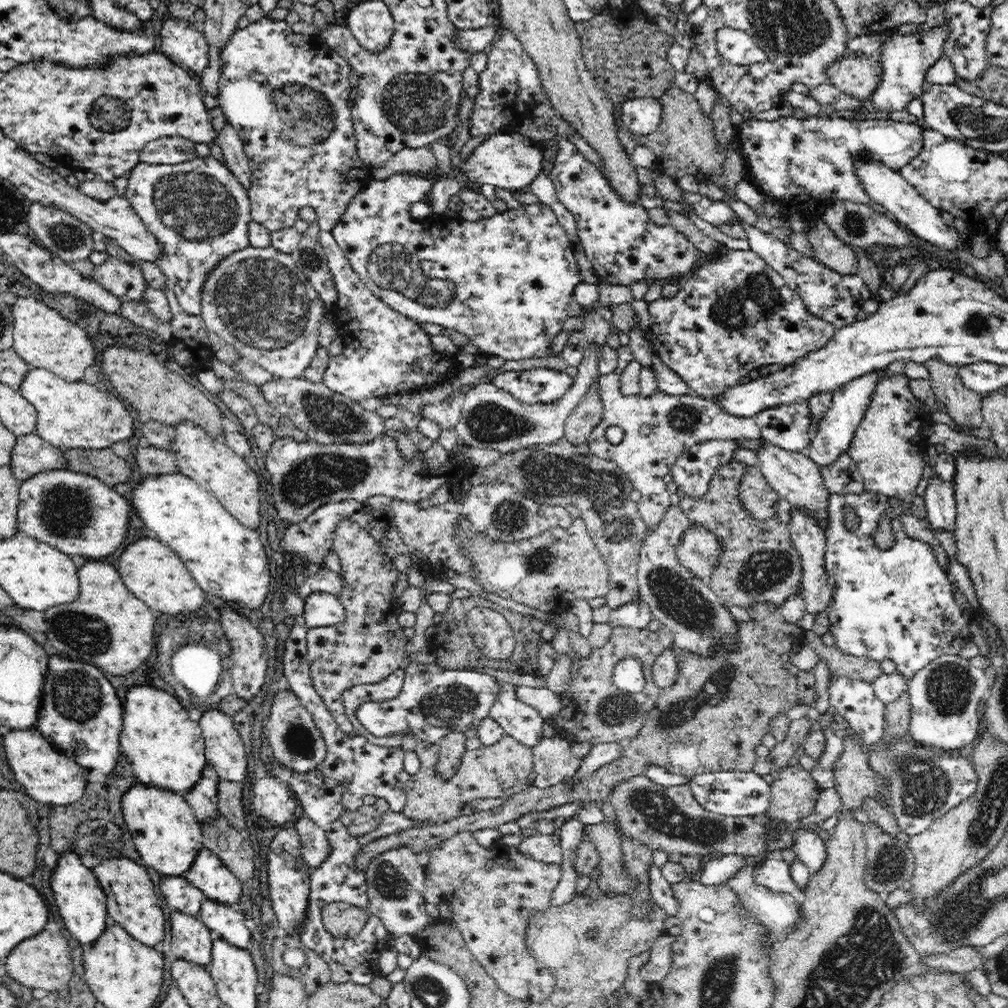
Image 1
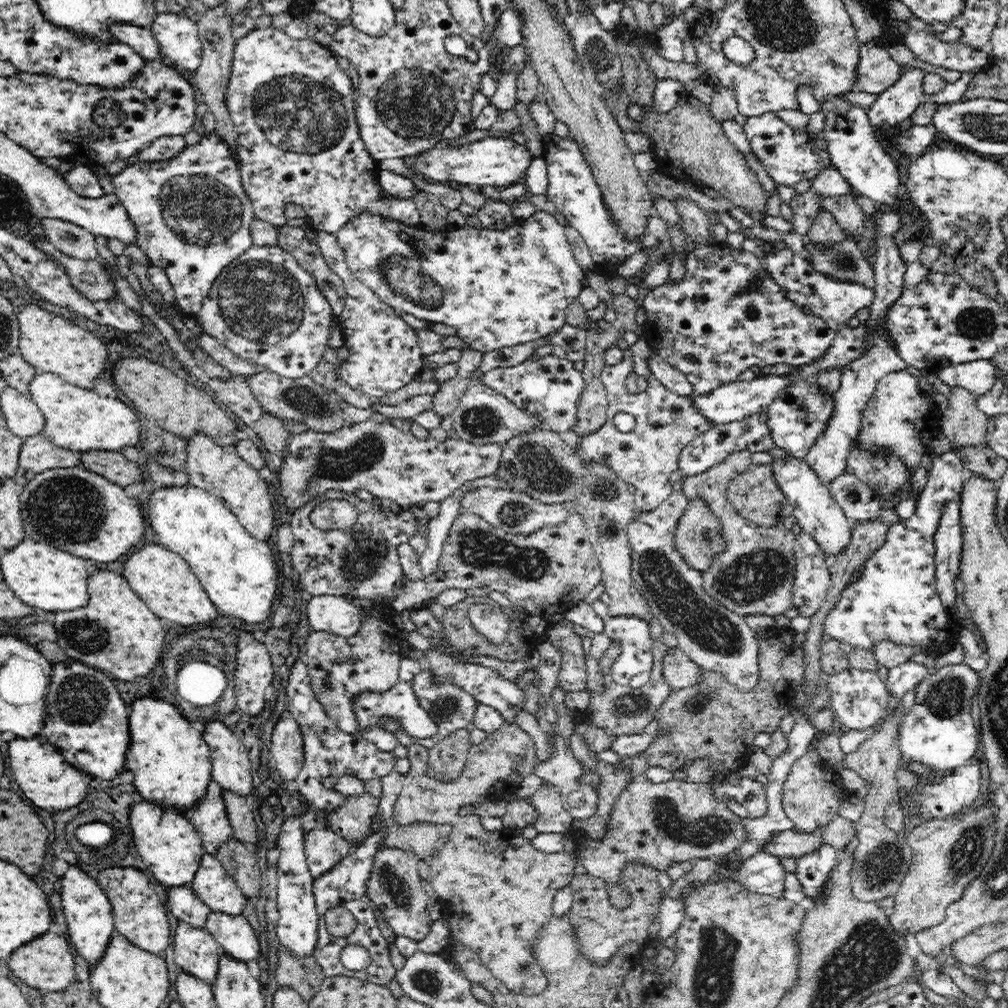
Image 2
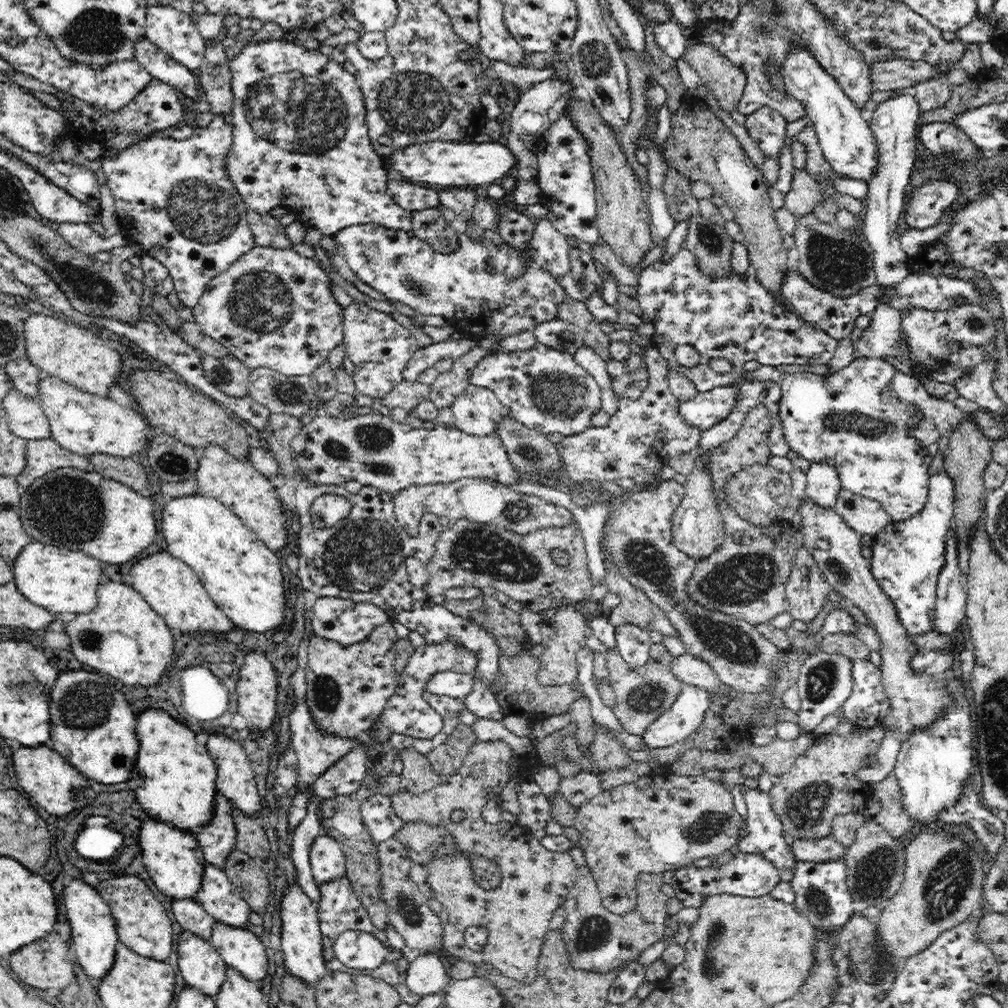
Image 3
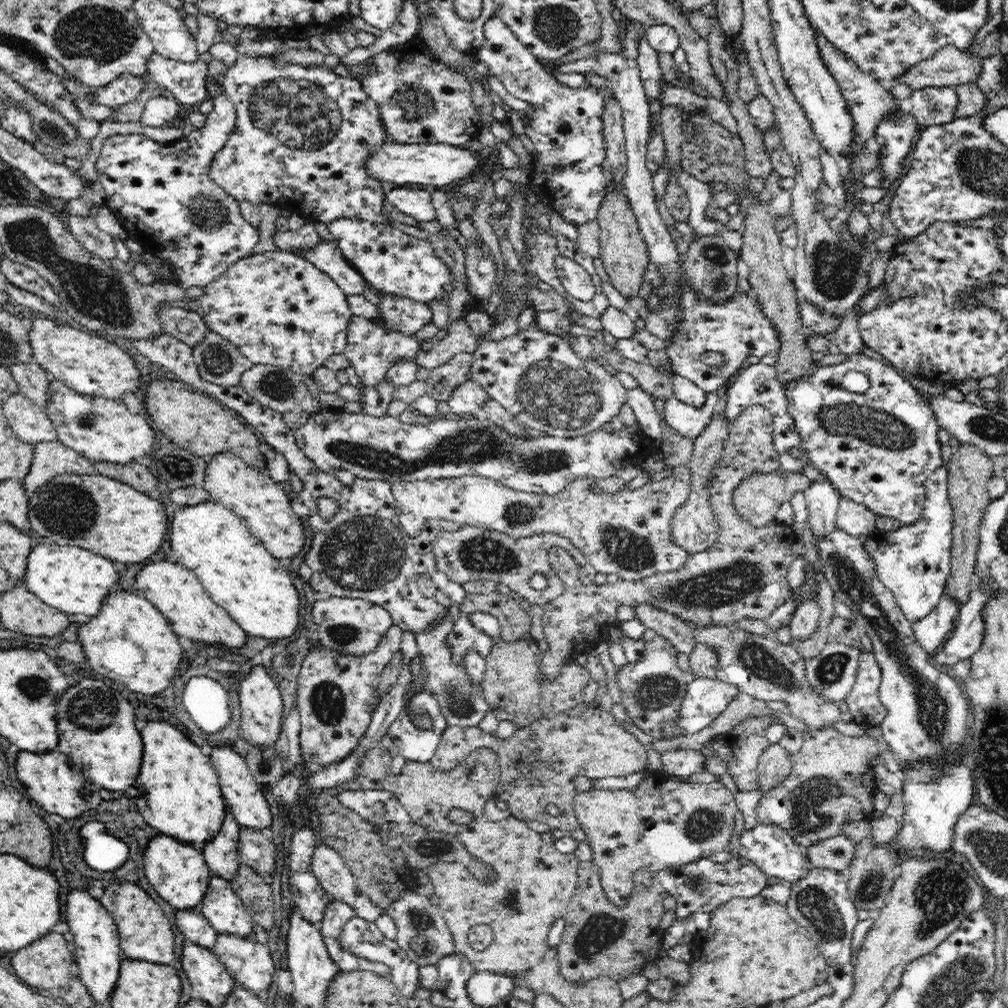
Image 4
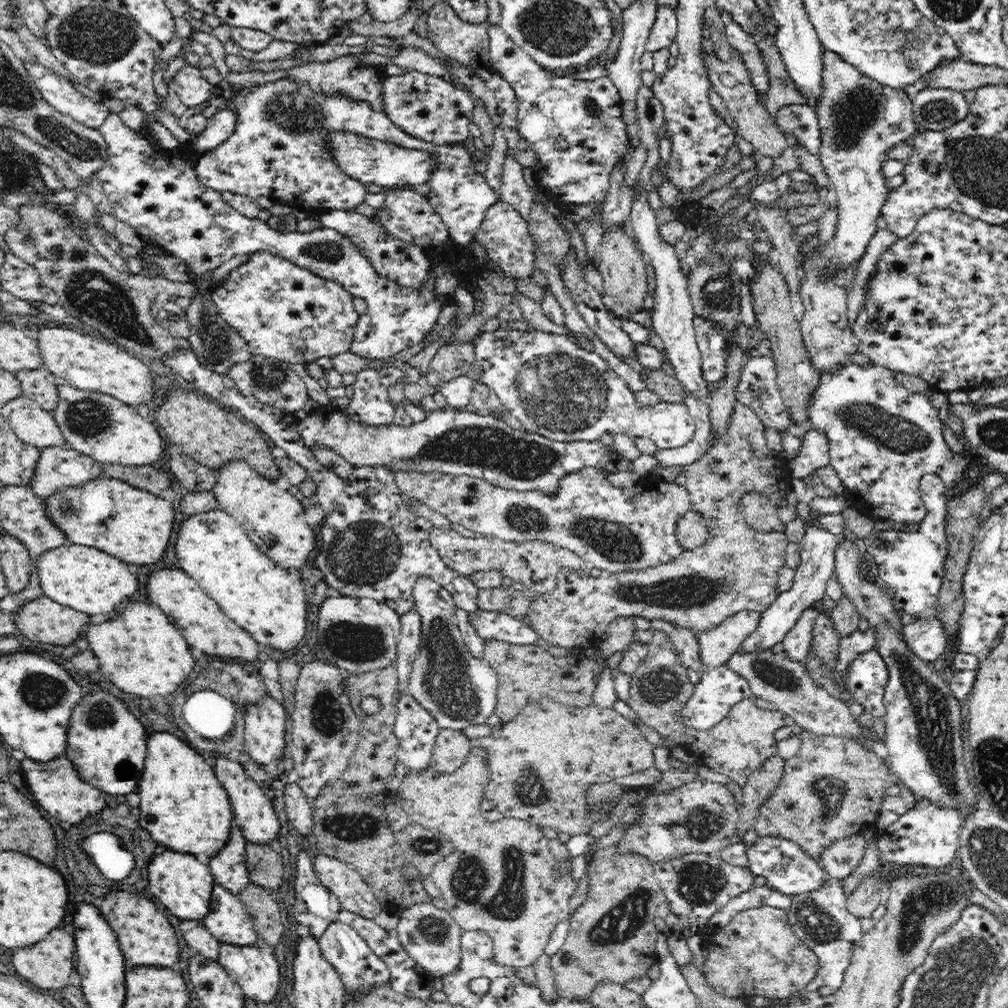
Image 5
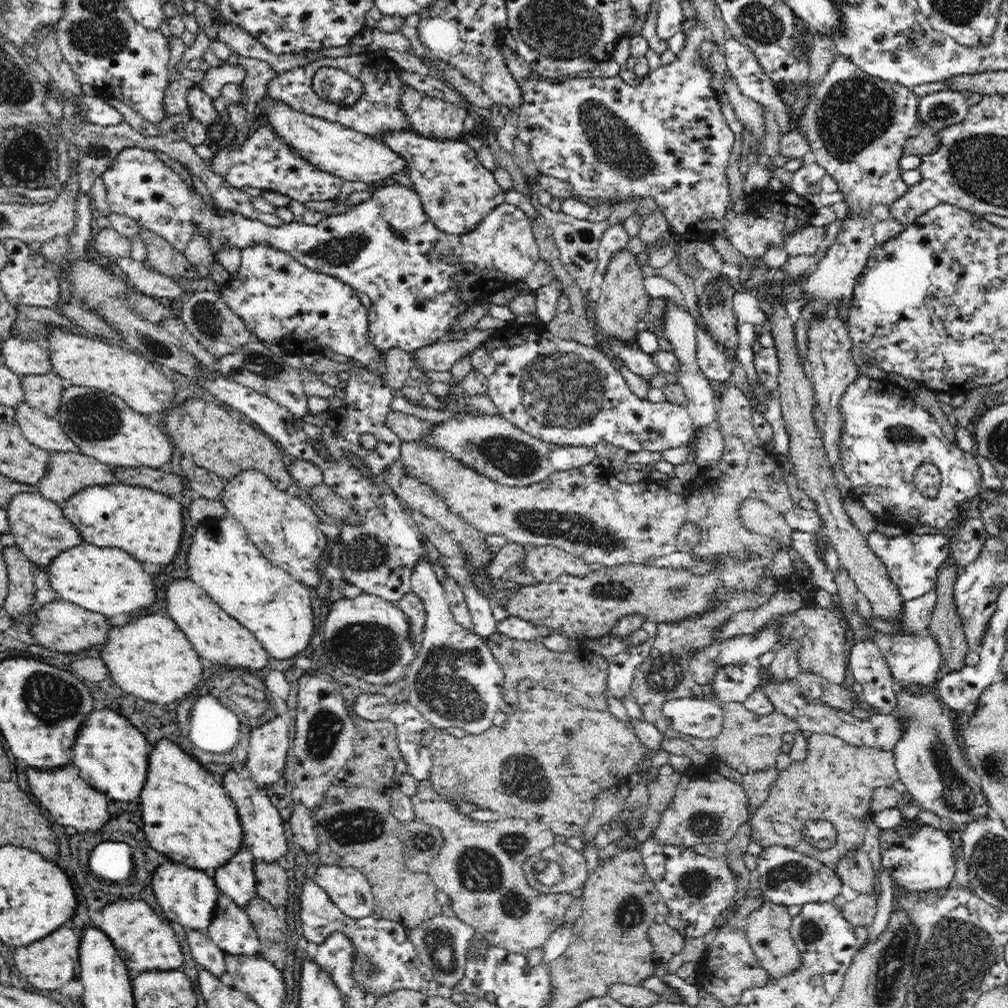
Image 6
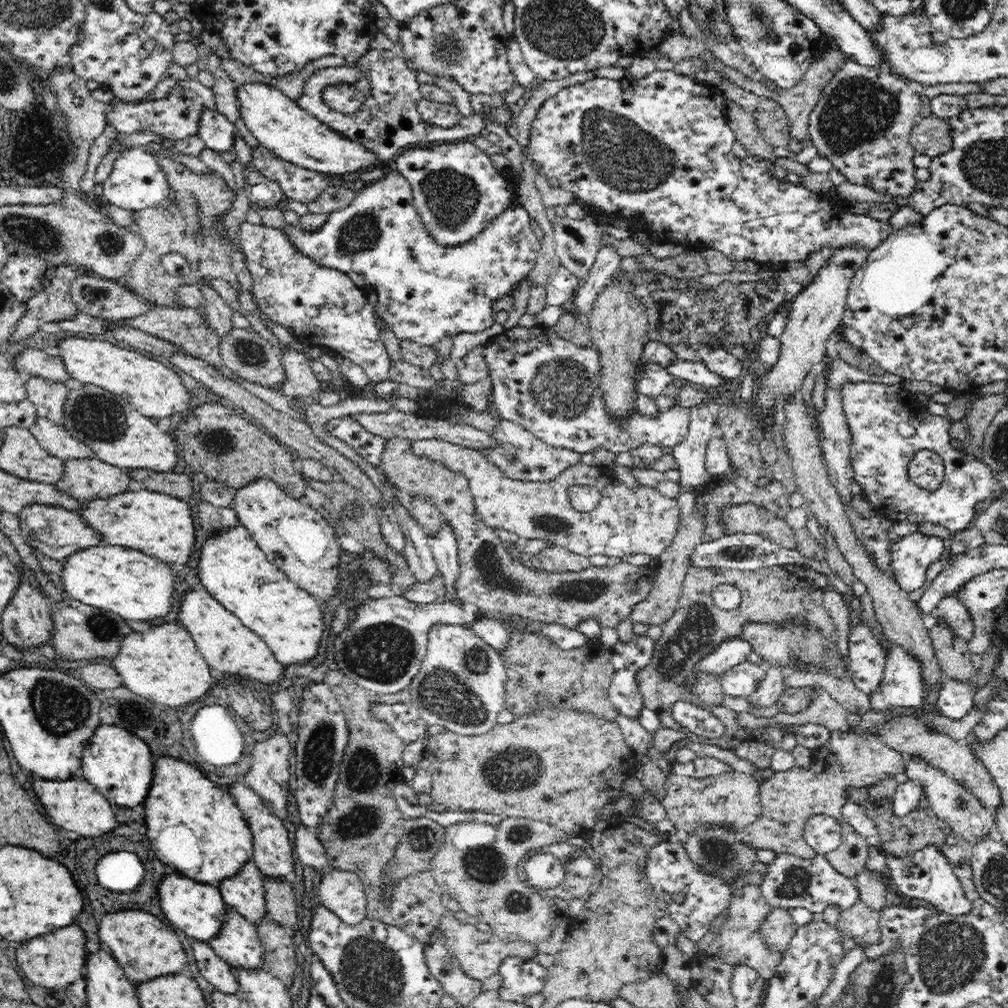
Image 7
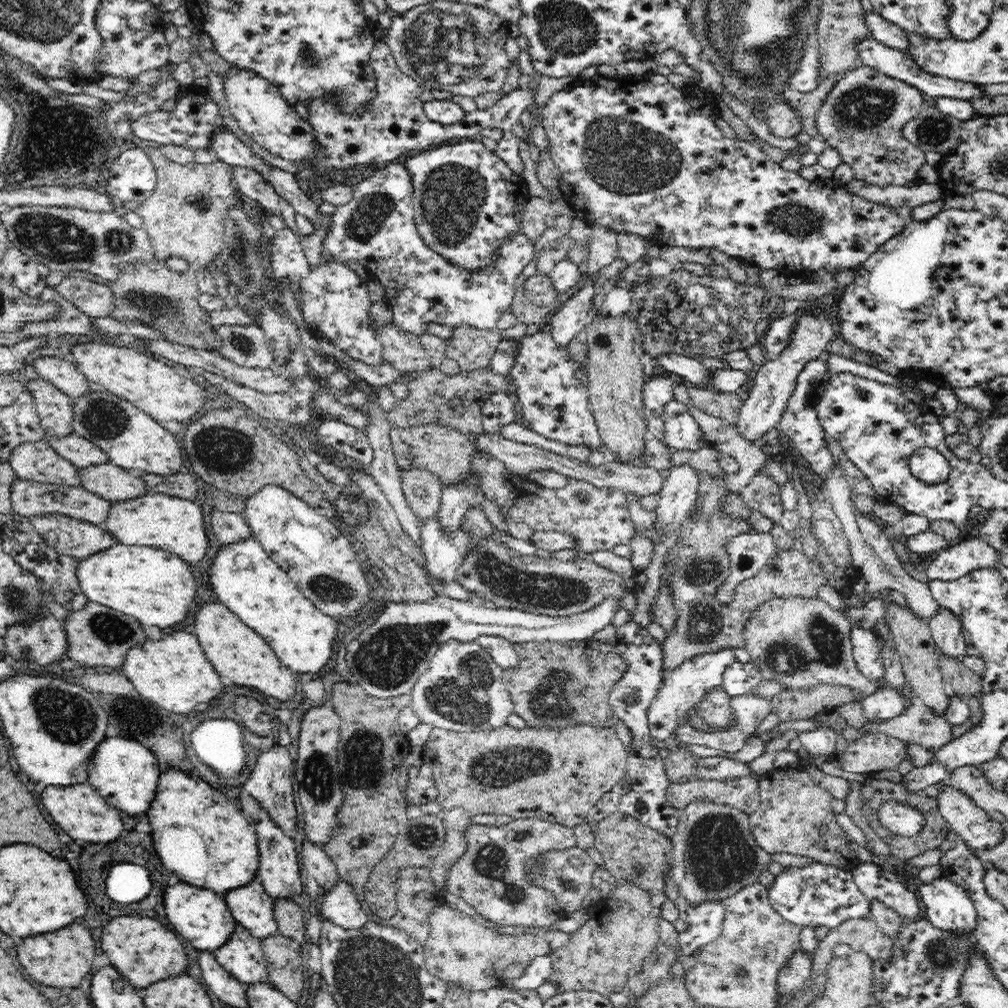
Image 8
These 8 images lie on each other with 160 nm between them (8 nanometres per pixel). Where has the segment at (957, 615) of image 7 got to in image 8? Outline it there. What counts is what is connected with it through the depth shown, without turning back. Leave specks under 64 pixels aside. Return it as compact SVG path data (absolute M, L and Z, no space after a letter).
M944 608L928 622L932 641L942 656L949 660L961 661L968 655L963 640L960 622Z

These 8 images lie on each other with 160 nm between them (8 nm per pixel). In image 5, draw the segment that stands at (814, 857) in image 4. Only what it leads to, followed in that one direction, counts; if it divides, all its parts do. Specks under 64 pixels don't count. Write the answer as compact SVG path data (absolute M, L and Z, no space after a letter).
M854 835L831 844L819 861L832 880L842 882L856 870L865 850L866 840L863 835Z

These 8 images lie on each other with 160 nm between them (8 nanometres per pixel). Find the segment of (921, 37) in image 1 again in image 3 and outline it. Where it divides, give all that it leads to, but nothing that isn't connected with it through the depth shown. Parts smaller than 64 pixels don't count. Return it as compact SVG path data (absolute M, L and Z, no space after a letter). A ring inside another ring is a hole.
M902 91L896 97L885 100L874 110L869 128L876 142L876 167L869 181L866 194L865 225L861 235L872 245L875 252L877 283L882 286L896 284L909 276L907 254L902 250L896 226L903 212L905 194L909 188L915 162L916 130L921 120L918 102L911 91ZM884 303L873 312L872 317L872 328L862 332L861 338L856 339L855 356L875 356L881 359L896 357L901 312Z

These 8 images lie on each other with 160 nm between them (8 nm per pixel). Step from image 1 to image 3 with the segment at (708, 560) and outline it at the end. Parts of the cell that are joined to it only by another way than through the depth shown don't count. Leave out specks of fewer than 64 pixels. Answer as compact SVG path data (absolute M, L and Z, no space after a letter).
M704 450L702 454L694 456L694 468L686 476L685 495L676 507L671 518L672 542L682 551L695 559L704 558L720 546L725 537L725 524L719 514L715 492L711 487L714 481L711 468L711 450Z

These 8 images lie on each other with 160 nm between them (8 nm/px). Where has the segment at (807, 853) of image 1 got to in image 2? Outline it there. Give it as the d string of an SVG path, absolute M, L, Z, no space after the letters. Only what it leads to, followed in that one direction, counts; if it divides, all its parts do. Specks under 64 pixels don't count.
M822 843L813 853L796 859L796 877L804 888L805 895L814 903L819 903L819 900L827 894L828 887L831 886L831 872L838 863L836 851L837 849L833 846Z

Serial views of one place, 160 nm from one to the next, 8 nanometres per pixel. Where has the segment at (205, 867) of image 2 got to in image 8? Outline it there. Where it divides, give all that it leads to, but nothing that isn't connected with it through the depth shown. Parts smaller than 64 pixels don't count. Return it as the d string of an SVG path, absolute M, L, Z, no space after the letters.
M237 925L227 944L213 954L228 974L245 987L269 982L266 957L258 939Z

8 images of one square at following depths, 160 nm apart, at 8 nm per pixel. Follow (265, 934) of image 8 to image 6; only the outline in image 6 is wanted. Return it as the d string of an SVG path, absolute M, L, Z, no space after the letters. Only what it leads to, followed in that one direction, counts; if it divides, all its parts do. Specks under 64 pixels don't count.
M244 847L230 862L222 868L219 868L218 872L214 875L215 883L221 891L222 895L231 898L239 908L248 910L248 905L251 900L258 897L256 888L256 875L255 875L255 858L254 855Z

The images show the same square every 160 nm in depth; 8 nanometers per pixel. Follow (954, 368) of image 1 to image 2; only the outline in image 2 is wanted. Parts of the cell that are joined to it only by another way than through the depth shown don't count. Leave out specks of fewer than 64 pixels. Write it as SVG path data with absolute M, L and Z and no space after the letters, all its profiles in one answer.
M951 387L948 407L940 413L941 433L950 440L951 450L980 446L987 442L986 426L991 420L978 409L976 395L962 387Z

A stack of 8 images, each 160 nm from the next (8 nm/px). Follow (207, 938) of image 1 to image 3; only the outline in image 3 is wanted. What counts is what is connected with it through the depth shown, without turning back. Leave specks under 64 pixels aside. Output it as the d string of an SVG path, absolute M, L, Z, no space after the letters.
M182 932L178 941L178 964L186 986L216 1002L227 979L229 966L208 941Z

